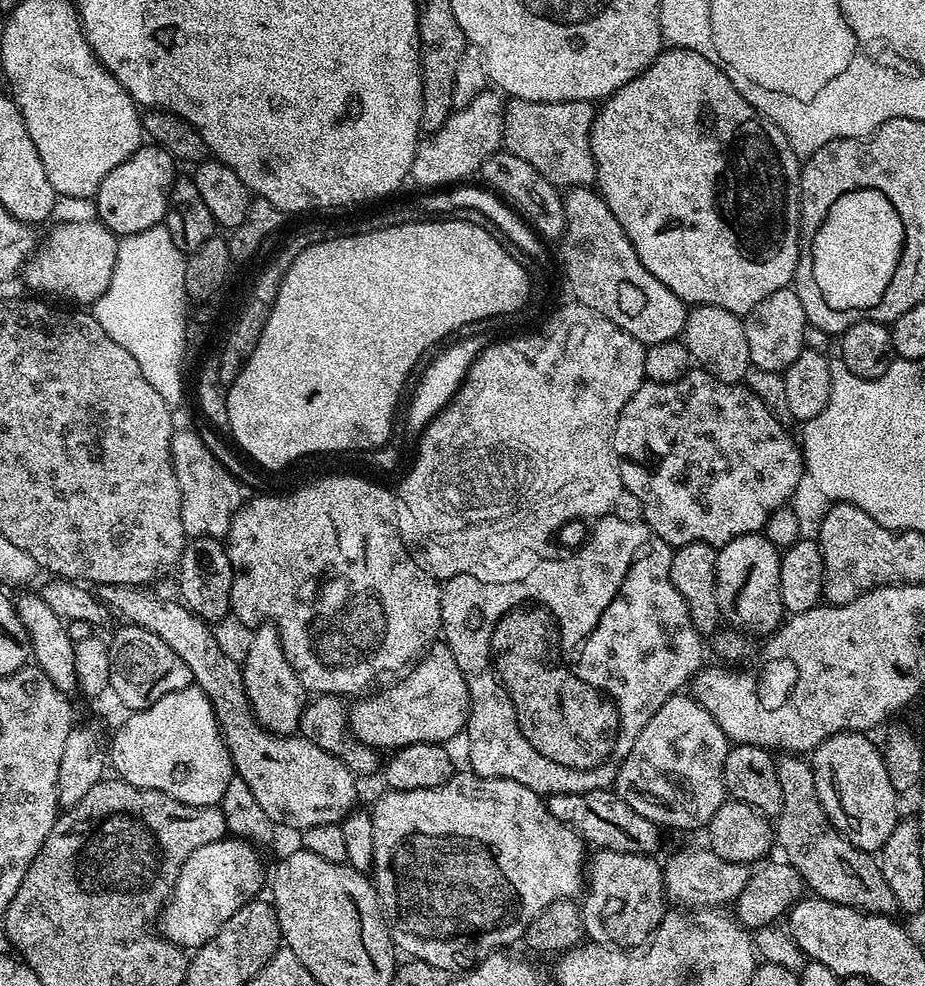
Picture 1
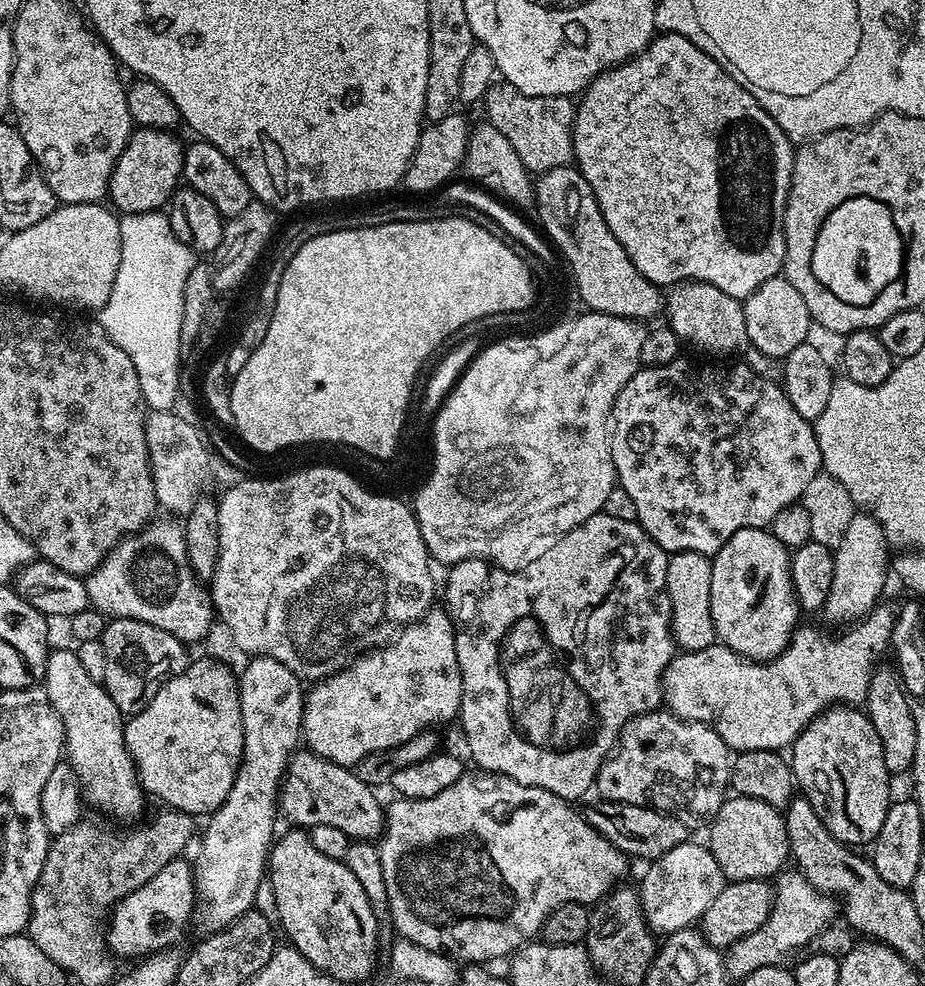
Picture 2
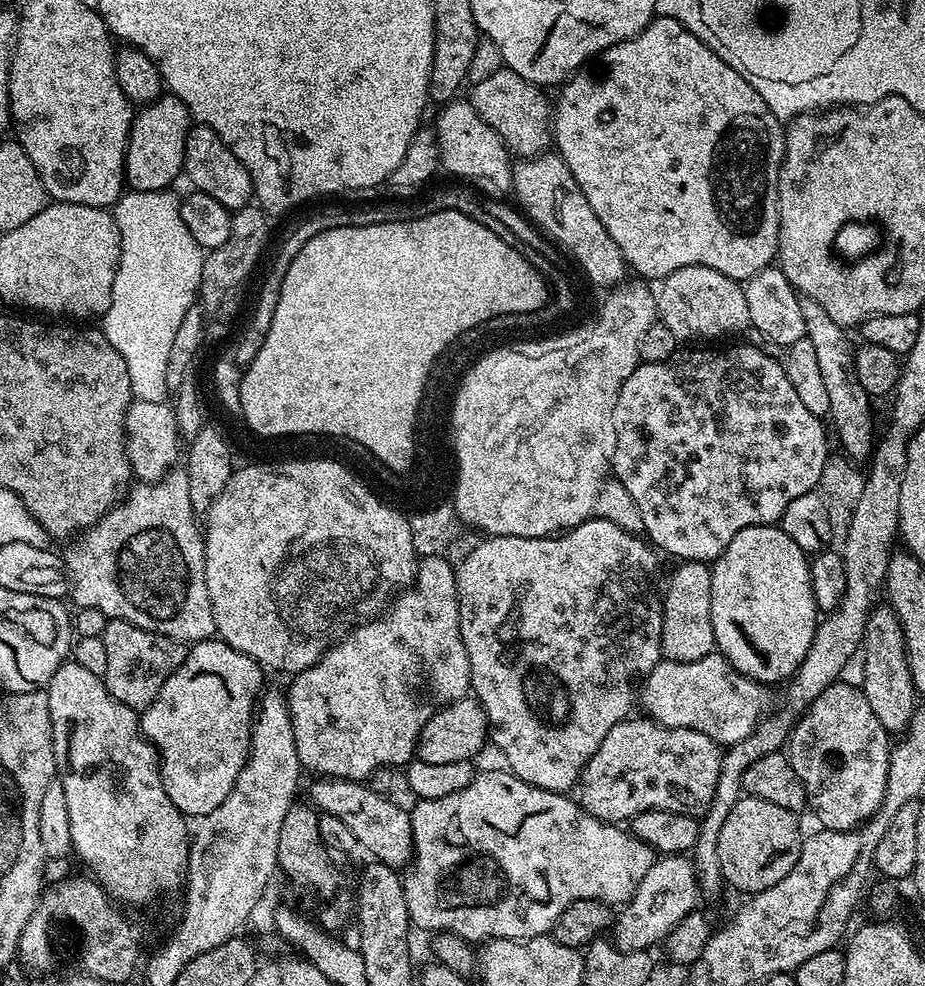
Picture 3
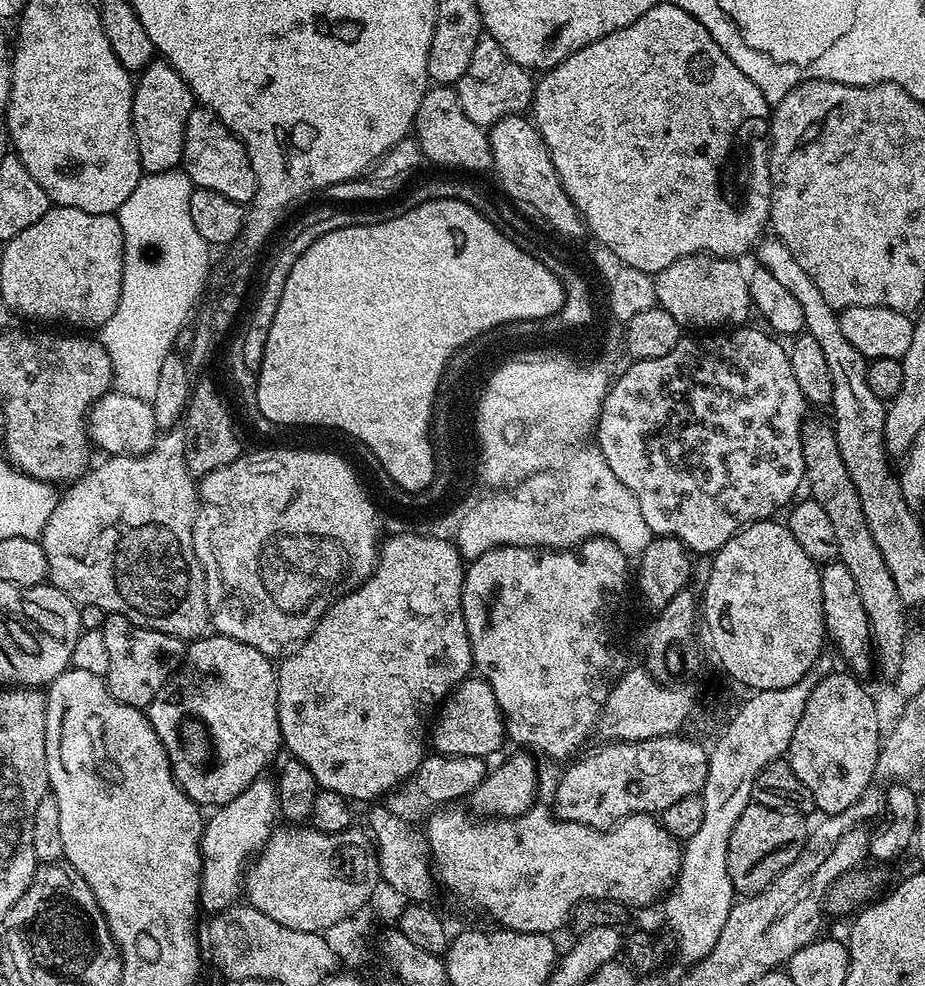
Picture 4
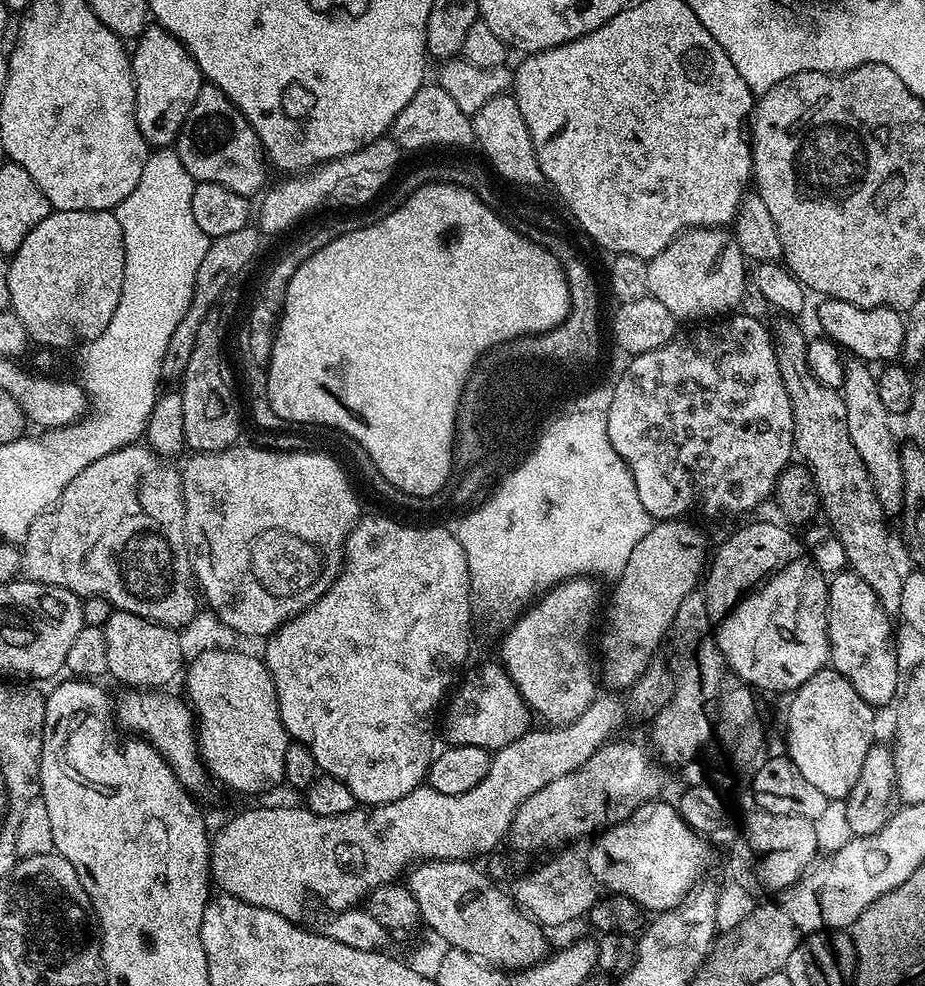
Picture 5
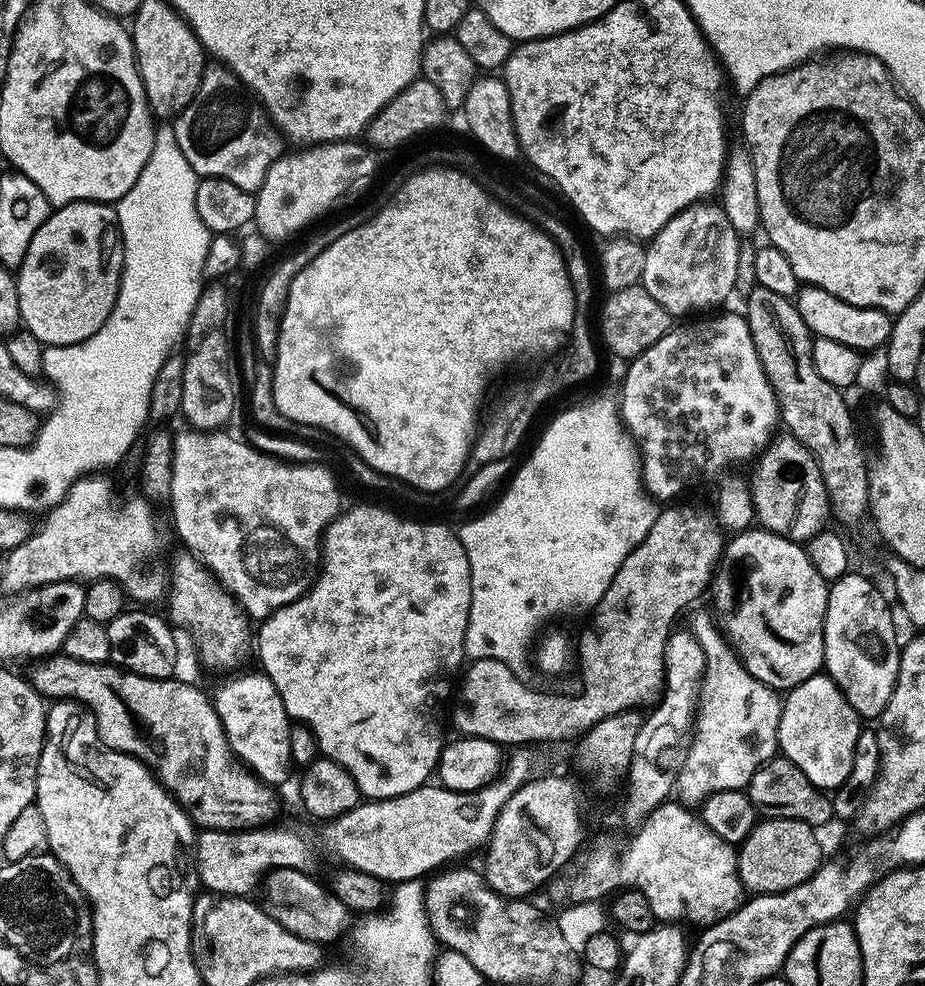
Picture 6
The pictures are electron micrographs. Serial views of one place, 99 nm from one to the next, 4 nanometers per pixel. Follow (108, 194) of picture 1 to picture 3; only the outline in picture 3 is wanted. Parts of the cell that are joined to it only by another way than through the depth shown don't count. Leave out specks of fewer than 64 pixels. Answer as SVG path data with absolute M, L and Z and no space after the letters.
M162 94L152 104L143 105L132 117L132 129L124 151L124 179L133 192L163 192L171 189L184 171L186 138L194 126L188 107L177 96Z

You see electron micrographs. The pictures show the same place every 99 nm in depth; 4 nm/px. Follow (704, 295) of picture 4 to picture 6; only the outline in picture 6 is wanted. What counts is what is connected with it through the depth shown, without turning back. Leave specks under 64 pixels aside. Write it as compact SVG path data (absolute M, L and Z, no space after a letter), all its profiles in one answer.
M719 203L691 204L652 237L644 253L640 284L673 318L712 308L733 295L737 267L742 263L740 241Z

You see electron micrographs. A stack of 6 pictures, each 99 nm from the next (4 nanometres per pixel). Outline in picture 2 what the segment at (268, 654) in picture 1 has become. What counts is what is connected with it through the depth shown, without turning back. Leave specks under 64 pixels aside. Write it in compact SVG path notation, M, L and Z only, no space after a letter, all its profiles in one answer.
M269 656L251 657L244 671L239 673L238 683L244 757L234 778L234 786L230 786L230 794L226 794L226 802L222 802L220 809L207 817L208 825L205 828L203 825L202 835L199 837L200 853L197 854L196 860L194 859L196 895L203 901L198 908L198 920L204 923L205 933L222 930L226 925L234 923L244 912L253 911L255 904L252 903L260 892L260 883L265 883L268 853L272 851L274 837L278 832L276 820L278 821L280 785L284 782L284 773L288 770L288 762L293 752L301 747L304 731L306 688L300 677L282 666L282 662Z

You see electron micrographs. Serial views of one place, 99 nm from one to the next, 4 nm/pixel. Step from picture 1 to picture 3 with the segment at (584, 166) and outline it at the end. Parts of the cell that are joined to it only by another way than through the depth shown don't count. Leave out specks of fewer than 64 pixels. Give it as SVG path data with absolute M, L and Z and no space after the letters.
M505 66L498 70L498 74L490 74L490 78L471 85L470 91L472 105L482 122L486 122L486 126L494 126L496 133L517 157L531 158L549 151L554 140L554 108L541 85L532 84Z

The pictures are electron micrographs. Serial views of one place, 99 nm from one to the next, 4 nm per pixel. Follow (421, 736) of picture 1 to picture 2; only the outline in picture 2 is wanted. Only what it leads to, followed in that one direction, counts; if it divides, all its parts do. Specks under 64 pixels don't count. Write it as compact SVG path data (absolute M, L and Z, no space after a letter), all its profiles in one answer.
M434 606L421 620L409 624L395 642L357 656L342 671L315 681L307 689L302 740L307 751L315 756L321 756L335 764L355 766L370 754L410 742L414 734L436 726L444 712L459 713L461 698L462 674L458 666L456 627L443 607Z

